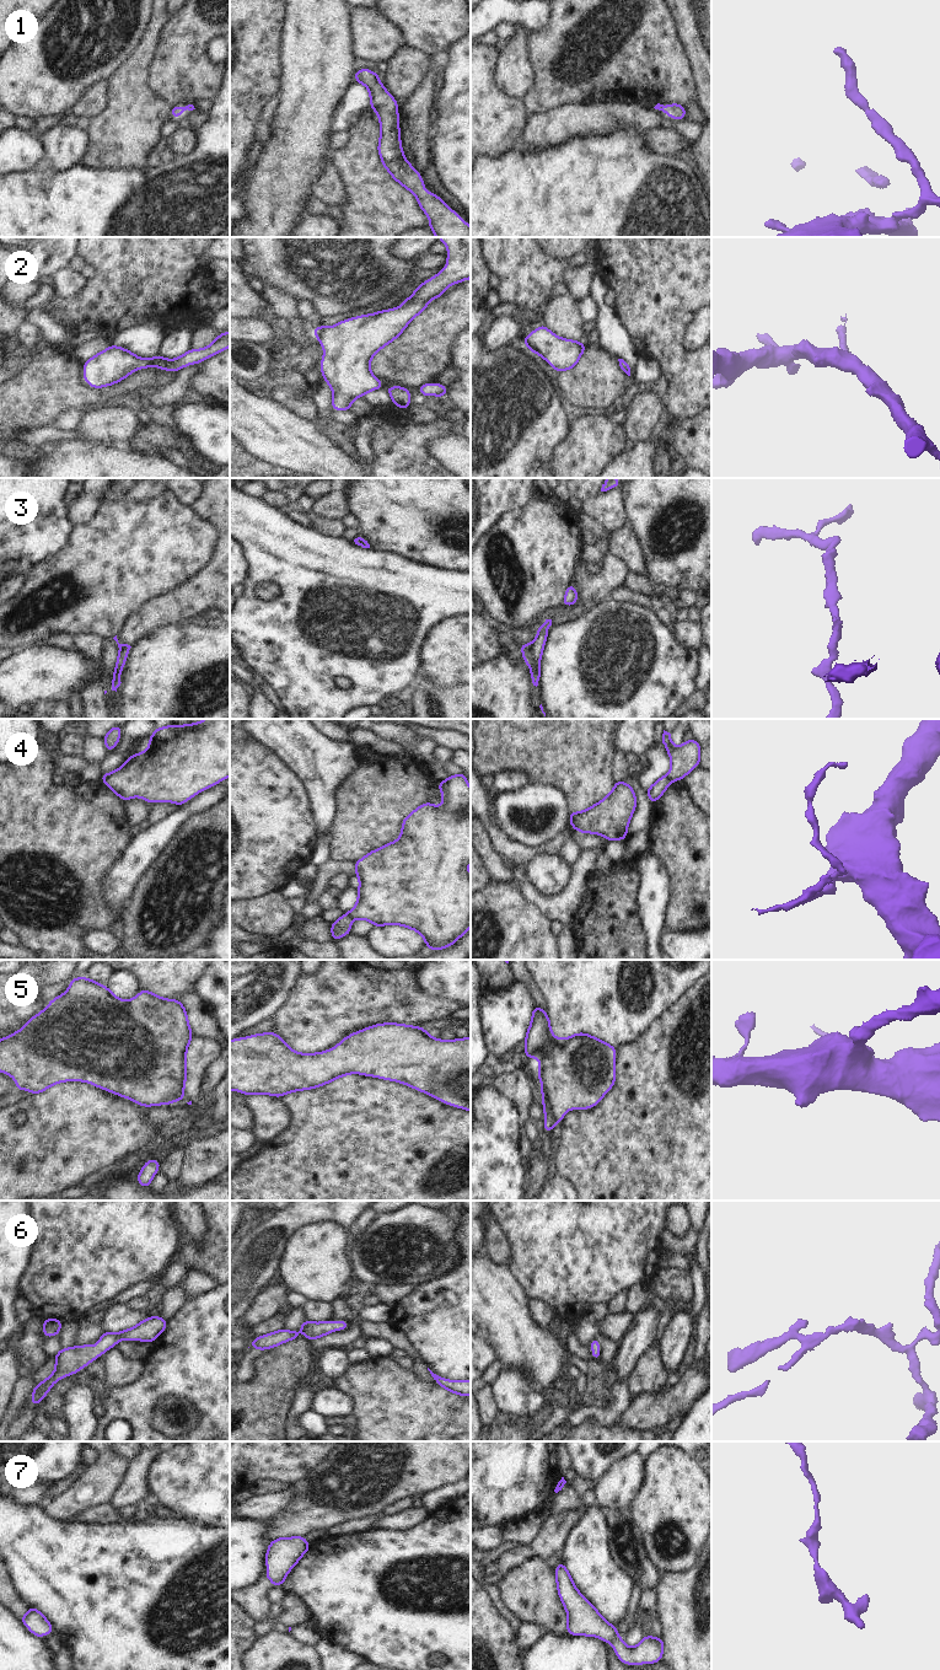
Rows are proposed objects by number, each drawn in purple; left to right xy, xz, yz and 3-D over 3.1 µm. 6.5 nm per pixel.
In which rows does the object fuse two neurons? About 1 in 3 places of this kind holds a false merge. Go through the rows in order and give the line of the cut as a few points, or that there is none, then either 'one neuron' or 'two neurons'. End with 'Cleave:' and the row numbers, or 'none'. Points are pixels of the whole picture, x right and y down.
1: no cut | one neuron
2: no cut | one neuron
3: no cut | one neuron
4: yz (666, 774), (672, 780) | two neurons
5: yz (541, 1094), (548, 1101), (557, 1122) | two neurons
6: no cut | one neuron
7: no cut | one neuron
Cleave: 4, 5

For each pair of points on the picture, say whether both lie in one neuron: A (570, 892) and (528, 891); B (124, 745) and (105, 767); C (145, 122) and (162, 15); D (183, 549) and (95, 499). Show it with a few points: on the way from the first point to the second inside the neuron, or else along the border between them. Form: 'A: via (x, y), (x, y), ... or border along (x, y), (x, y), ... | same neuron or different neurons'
A: via (560, 901), (541, 901), (538, 898) | same neuron
B: via (122, 750), (109, 762) | same neuron
C: via (139, 95), (139, 60), (149, 42) | same neuron
D: border along (103, 500), (87, 520), (79, 522) | different neurons

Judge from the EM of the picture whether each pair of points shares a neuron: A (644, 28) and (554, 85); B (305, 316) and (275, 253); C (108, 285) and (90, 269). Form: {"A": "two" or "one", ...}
{"A": "one", "B": "two", "C": "two"}

